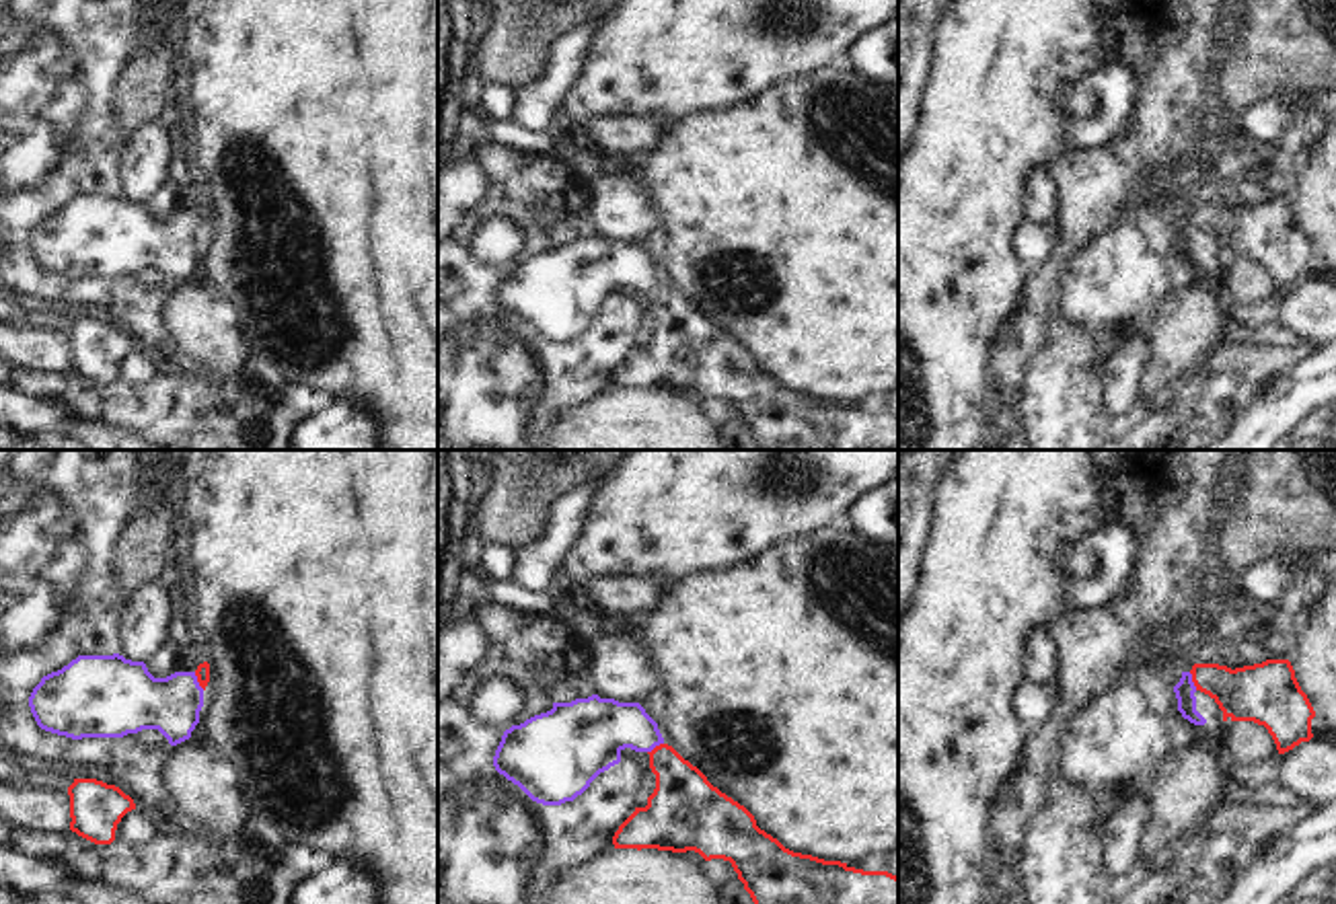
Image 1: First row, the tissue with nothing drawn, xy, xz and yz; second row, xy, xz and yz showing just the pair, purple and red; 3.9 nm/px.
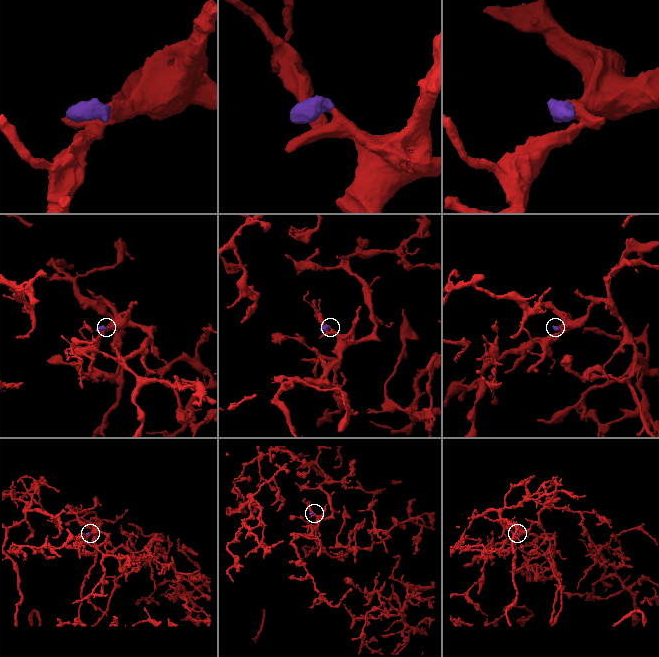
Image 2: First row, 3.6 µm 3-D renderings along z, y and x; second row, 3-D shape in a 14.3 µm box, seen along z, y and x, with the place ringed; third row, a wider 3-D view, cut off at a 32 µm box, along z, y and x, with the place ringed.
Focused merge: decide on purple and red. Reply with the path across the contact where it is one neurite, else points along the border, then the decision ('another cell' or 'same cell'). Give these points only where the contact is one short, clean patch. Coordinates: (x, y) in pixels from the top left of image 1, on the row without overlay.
way xy (136, 241), (175, 241), (196, 220), (202, 212); same cell

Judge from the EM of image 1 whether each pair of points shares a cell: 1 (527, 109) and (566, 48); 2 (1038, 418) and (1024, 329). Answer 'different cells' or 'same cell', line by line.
1: same cell
2: different cells

